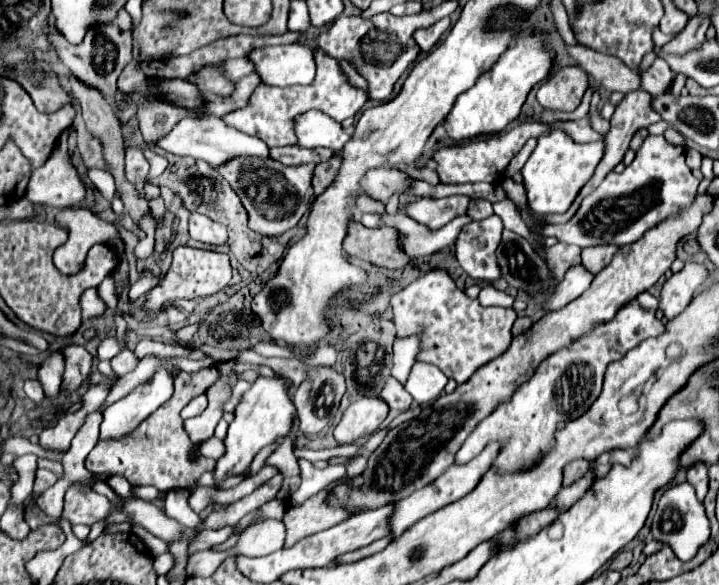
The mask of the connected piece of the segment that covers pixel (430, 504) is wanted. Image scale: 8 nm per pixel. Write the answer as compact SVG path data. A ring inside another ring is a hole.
M489 444L489 446L487 446L477 458L473 458L471 462L461 464L461 466L453 464L453 466L451 466L447 472L443 472L443 476L439 476L435 482L431 482L431 484L415 490L411 496L395 502L393 512L391 512L391 516L389 516L389 534L391 534L391 538L401 536L409 526L413 526L413 524L419 522L421 518L433 514L435 510L439 510L439 508L451 504L451 502L467 496L467 494L479 484L479 480L483 478L483 474L491 468L491 462L493 462L493 458L497 456L497 452L499 452L499 444Z

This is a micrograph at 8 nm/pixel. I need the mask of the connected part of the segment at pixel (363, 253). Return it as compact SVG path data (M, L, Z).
M353 220L349 224L349 234L345 238L345 252L369 260L385 268L403 268L411 262L411 256L403 254L399 248L399 234L395 228L365 228L361 222Z

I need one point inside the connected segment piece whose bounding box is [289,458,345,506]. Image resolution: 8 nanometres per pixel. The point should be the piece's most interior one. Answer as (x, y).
(314, 480)

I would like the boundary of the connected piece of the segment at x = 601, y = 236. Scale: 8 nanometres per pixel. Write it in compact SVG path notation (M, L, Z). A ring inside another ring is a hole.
M647 136L641 148L635 154L635 160L621 172L609 172L605 180L591 192L583 202L579 212L561 226L547 224L535 220L527 210L515 204L521 212L523 220L539 228L539 232L547 236L555 236L559 242L577 244L581 248L595 244L631 244L637 242L647 230L655 228L655 224L667 220L667 216L677 216L683 208L691 208L697 196L699 180L691 174L685 164L685 146L669 144L663 136Z

